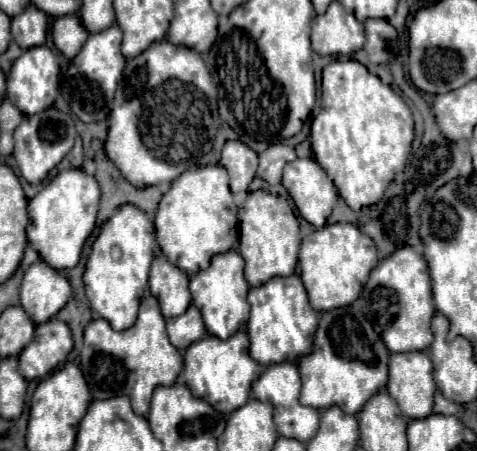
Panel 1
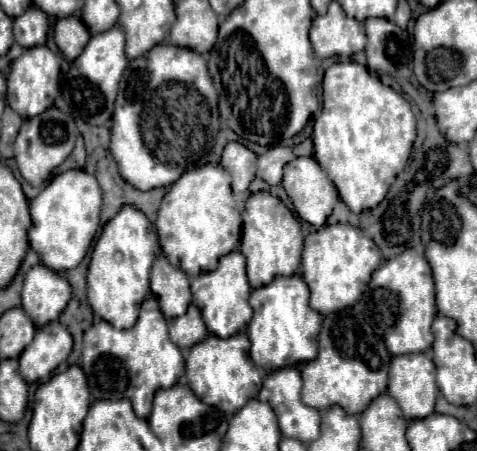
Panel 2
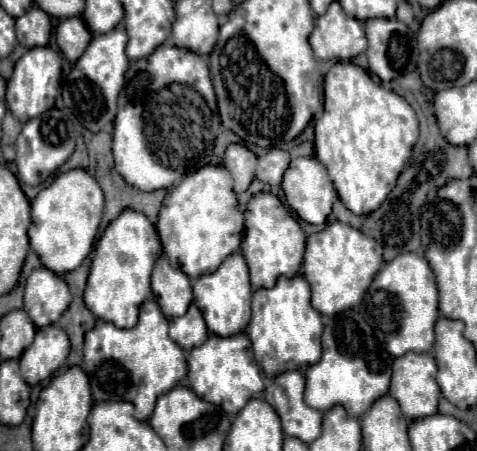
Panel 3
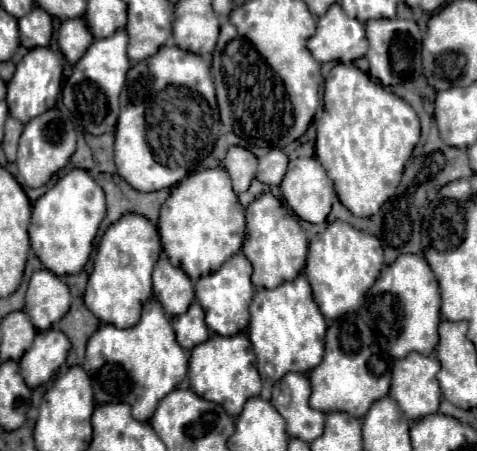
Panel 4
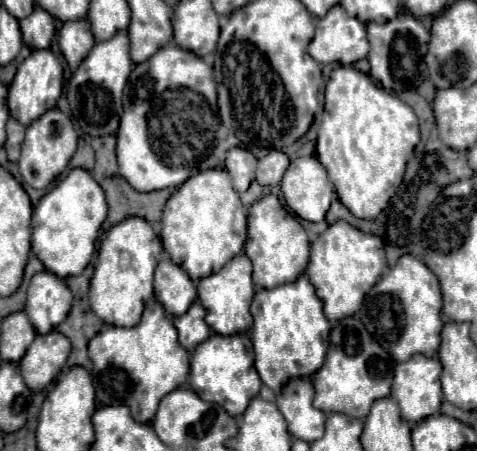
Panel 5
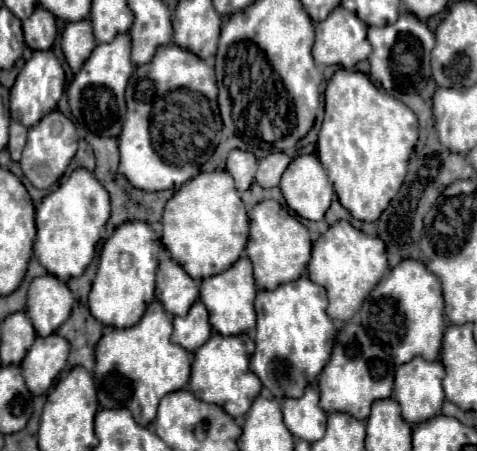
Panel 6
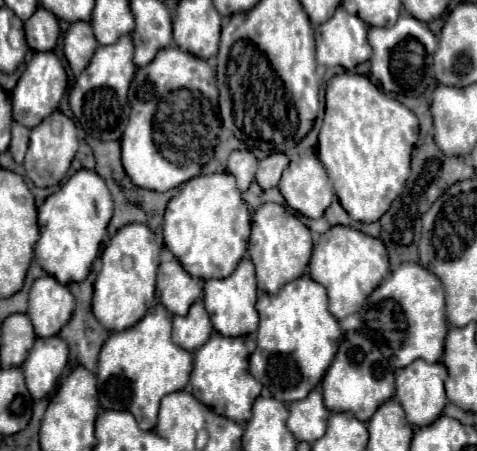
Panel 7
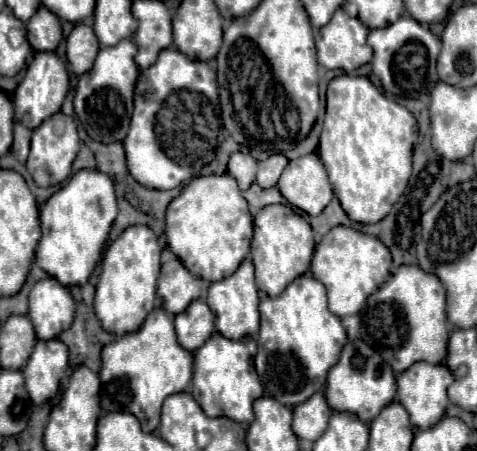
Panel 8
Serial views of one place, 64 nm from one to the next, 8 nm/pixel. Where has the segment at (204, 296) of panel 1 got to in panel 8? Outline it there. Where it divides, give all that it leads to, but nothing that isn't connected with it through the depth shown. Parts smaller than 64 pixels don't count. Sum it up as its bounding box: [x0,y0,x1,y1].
[206,258,260,340]

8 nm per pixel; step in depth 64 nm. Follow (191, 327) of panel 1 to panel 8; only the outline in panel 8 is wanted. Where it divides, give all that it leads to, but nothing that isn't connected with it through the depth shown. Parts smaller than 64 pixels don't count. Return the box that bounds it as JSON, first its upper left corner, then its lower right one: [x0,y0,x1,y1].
[174,298,214,352]

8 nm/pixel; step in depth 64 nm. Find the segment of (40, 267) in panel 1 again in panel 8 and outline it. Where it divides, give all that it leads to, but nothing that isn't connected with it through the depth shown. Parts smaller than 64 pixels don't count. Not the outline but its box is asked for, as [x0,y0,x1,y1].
[28,278,74,340]

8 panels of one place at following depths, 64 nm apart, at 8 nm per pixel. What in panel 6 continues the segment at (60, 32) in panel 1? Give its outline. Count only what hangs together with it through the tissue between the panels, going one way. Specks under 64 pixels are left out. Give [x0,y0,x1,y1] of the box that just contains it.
[62,20,96,74]

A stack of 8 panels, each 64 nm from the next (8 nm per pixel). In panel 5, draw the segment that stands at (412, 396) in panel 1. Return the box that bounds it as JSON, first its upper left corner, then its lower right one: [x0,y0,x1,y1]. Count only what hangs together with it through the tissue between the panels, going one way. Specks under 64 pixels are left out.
[390,354,442,422]

